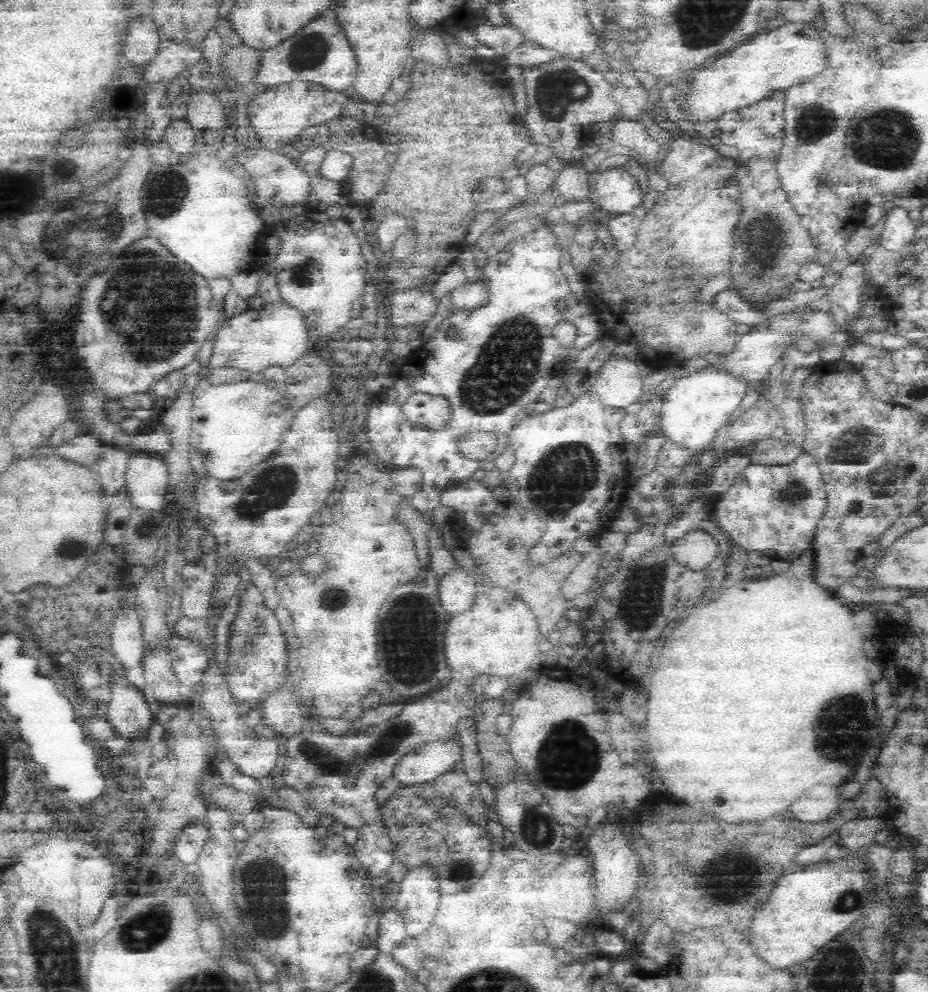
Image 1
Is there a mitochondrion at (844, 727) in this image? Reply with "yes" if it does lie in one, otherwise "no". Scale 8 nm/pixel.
yes

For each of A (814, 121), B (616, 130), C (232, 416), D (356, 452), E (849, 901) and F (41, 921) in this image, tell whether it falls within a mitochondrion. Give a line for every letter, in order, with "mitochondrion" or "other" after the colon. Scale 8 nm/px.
A: mitochondrion
B: other
C: other
D: other
E: mitochondrion
F: mitochondrion

